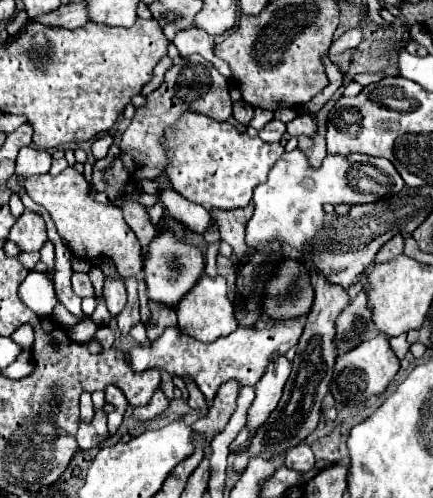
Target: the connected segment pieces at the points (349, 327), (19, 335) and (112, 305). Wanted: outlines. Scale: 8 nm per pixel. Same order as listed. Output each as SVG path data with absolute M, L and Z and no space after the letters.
M361 289L357 293L357 297L349 301L349 305L337 317L335 329L337 329L337 333L335 333L333 343L335 343L339 355L351 351L359 343L363 343L379 333L377 325L373 323L371 307L367 303L367 289Z
M21 325L13 335L11 335L13 341L17 341L23 349L31 349L33 345L33 327L31 325Z
M107 279L105 287L103 287L103 297L105 297L109 313L113 317L119 315L125 309L125 303L127 303L127 293L125 293L123 279Z

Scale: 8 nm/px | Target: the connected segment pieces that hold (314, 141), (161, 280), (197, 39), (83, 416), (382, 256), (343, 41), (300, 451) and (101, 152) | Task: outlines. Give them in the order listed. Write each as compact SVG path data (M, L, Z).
M317 131L315 135L307 137L307 135L301 135L299 137L299 149L309 157L309 163L313 167L321 165L323 157L327 155L327 149L325 149L325 137Z
M167 229L157 231L157 235L151 239L147 247L147 255L143 257L143 273L149 299L165 303L169 307L175 307L185 297L185 293L189 293L195 287L203 271L205 271L205 261L201 249L185 243L183 239L177 239L175 233Z
M191 27L187 31L179 31L175 35L175 39L173 39L173 45L179 49L181 57L189 57L193 53L199 53L201 57L211 61L224 77L231 77L229 66L221 59L215 57L215 53L213 53L215 41L213 41L213 37L207 31L201 31L199 27Z
M81 393L80 396L80 421L91 421L93 417L93 403L91 403L91 393Z
M393 235L393 239L389 239L377 253L375 257L375 263L385 263L397 255L403 253L403 237L401 235Z
M358 26L344 33L339 39L334 40L329 48L330 55L343 53L348 49L356 48L363 38L362 27Z
M299 443L297 447L289 449L287 451L287 457L285 457L285 465L289 469L295 469L295 471L301 471L301 473L307 473L315 467L315 457L313 457L313 451L307 443Z
M105 133L103 137L99 137L95 143L93 143L93 157L95 159L103 159L105 155L107 155L107 149L109 149L109 145L113 143L113 139L111 139L111 135L109 133Z

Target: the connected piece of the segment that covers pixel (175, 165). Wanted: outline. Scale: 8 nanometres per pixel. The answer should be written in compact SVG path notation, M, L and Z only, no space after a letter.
M185 113L177 125L173 125L167 131L167 159L169 165L165 169L169 181L173 183L175 191L179 191L185 199L203 205L207 211L215 209L235 209L235 207L245 207L249 205L253 197L253 189L263 183L275 165L275 161L283 155L283 145L281 143L267 143L261 141L259 137L251 139L247 133L239 133L231 123L217 123L205 115L199 113Z

